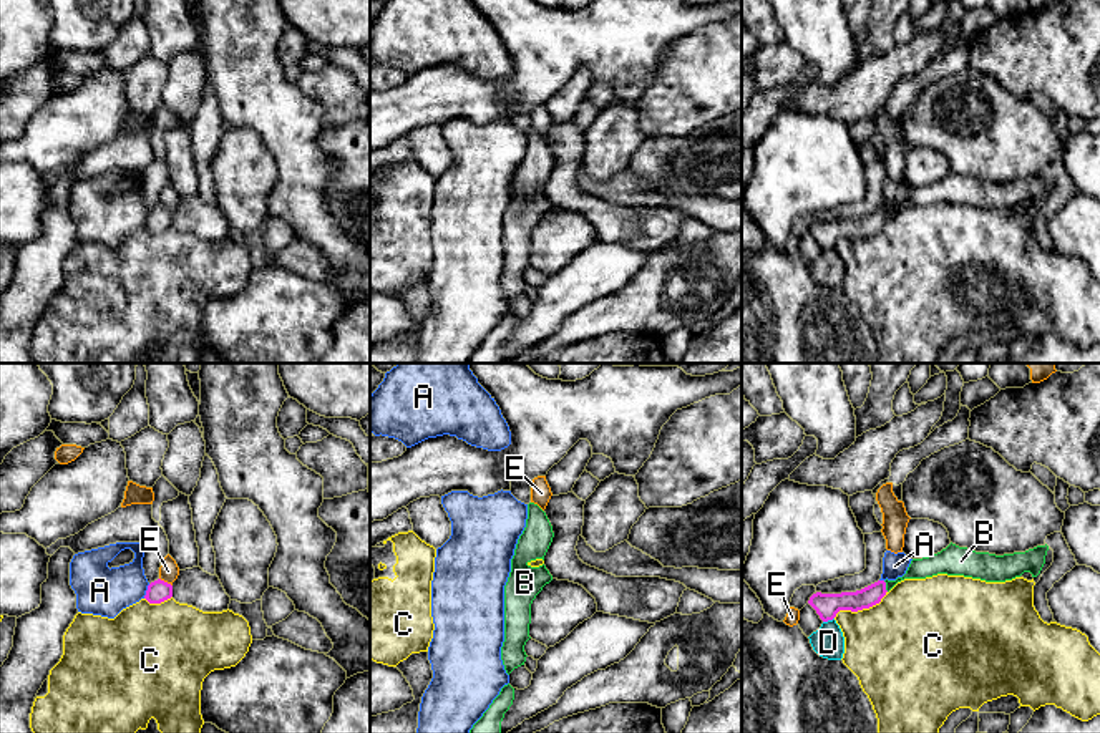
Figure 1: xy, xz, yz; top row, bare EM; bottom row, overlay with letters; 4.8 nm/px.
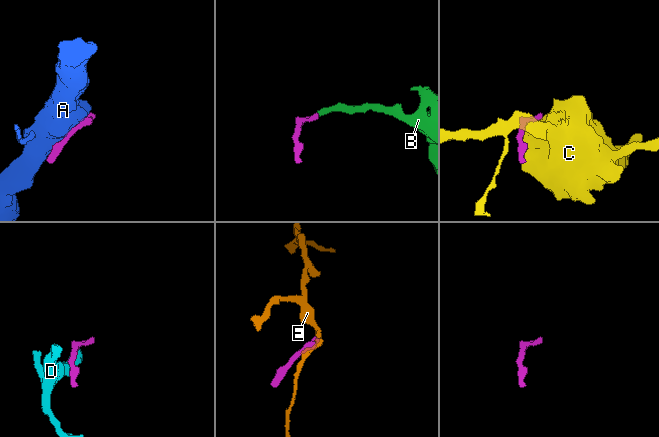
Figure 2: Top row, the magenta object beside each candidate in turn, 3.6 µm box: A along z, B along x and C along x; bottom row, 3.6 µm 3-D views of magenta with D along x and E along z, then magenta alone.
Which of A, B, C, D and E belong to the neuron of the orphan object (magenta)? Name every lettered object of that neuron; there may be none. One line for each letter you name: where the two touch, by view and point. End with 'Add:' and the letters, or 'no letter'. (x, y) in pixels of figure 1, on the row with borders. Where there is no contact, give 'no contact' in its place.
B: yz (885, 586)
Add: B

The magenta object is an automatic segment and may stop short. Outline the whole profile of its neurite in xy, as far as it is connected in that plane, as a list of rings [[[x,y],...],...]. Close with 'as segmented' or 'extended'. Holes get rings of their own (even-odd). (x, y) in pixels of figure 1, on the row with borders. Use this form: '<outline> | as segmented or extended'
[[[158,579],[148,585],[144,599],[149,604],[161,604],[173,597],[173,585]]] | as segmented

